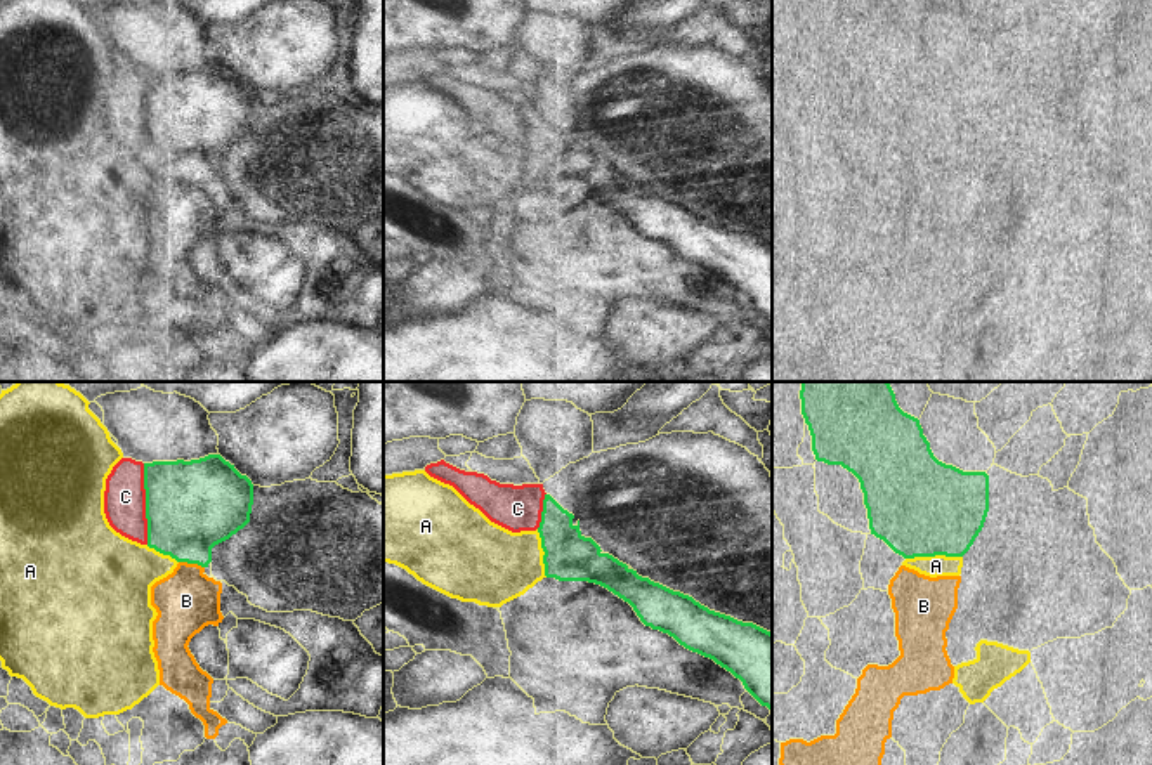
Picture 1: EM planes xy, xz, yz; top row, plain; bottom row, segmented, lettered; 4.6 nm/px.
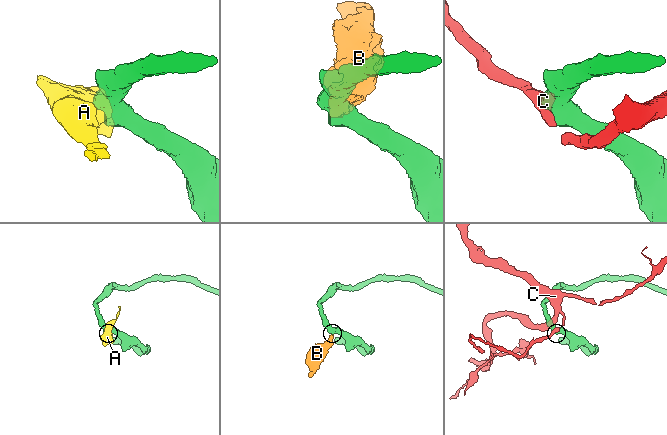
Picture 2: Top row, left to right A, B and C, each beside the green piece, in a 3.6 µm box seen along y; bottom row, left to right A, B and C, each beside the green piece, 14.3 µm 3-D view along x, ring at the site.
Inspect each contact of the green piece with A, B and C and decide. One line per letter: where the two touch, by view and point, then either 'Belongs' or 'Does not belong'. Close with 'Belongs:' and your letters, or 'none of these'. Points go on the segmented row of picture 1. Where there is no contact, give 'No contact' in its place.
A: Touches green at yz (934, 555). Does not belong
B: Touches green at xy (191, 562). Does not belong
C: Touches green at xy (146, 503). Does not belong
Belongs: none of these.

